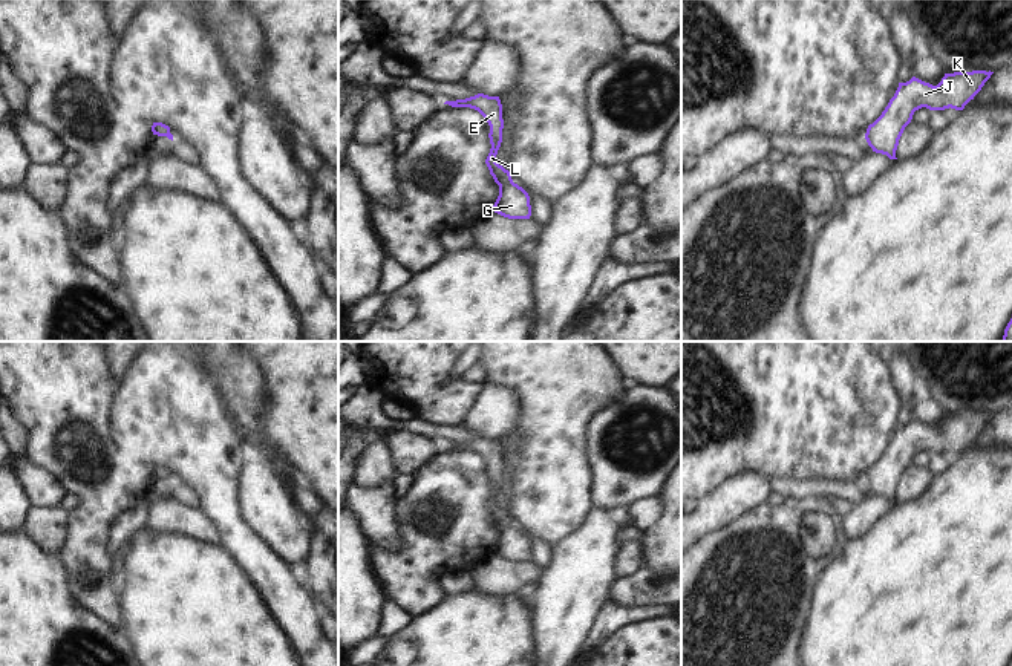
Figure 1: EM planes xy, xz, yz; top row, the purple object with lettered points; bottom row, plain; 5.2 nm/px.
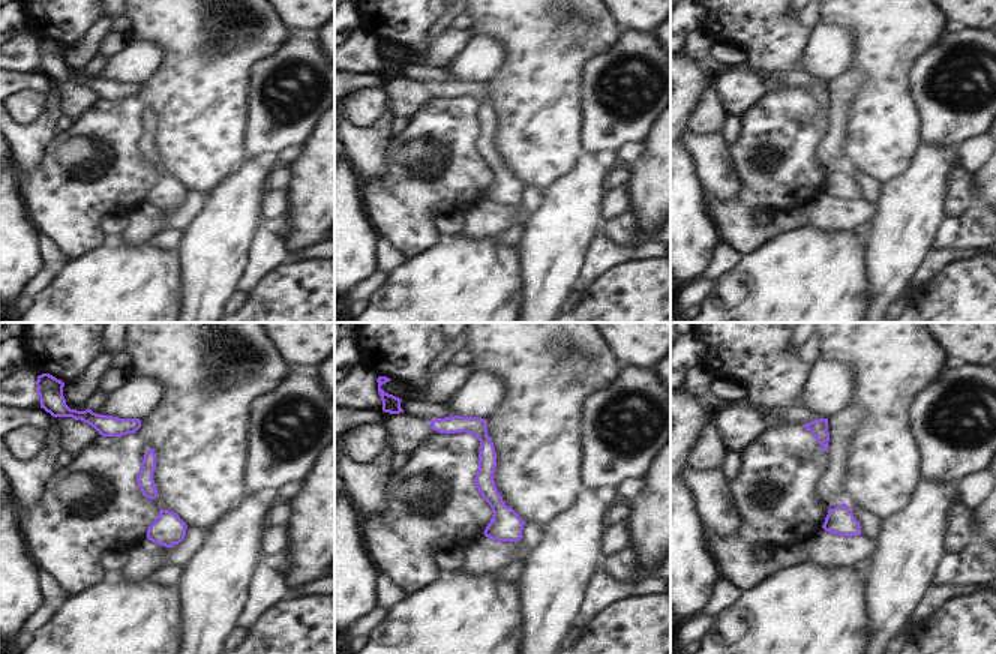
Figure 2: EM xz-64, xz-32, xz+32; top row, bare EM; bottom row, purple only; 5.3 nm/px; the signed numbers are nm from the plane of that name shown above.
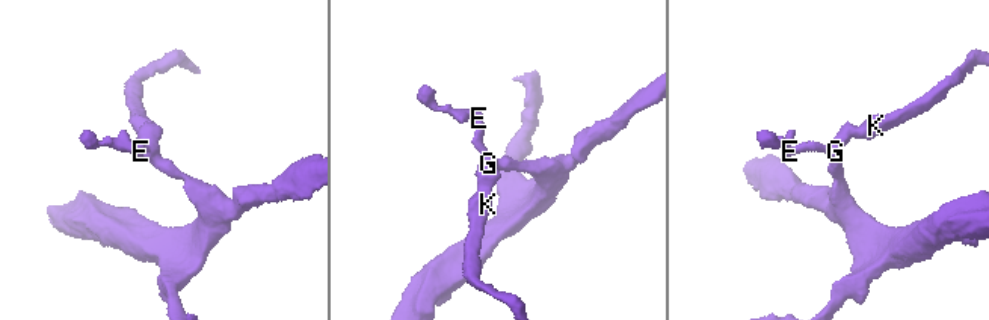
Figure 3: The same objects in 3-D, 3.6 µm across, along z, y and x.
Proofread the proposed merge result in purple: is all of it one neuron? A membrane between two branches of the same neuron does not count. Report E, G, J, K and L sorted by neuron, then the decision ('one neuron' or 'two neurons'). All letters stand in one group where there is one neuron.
E G J K L; one neuron

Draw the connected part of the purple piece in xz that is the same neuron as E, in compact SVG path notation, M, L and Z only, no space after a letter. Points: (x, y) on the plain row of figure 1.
M478 436L475 439L456 444L446 444L452 450L470 450L478 453L490 468L490 496L485 507L499 528L499 539L493 548L493 554L508 562L530 562L531 548L528 536L513 525L511 517L496 505L496 498L502 485L502 447L499 439Z

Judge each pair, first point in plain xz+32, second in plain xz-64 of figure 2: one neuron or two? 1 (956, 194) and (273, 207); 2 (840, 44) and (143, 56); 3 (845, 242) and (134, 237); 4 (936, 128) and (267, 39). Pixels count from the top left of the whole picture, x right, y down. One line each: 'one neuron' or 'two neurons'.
1: one neuron
2: one neuron
3: two neurons
4: two neurons

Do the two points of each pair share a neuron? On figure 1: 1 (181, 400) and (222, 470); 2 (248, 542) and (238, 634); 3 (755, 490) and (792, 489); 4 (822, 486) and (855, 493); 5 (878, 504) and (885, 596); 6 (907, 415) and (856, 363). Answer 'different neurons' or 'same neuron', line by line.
1: same neuron
2: different neurons
3: different neurons
4: same neuron
5: different neurons
6: different neurons

